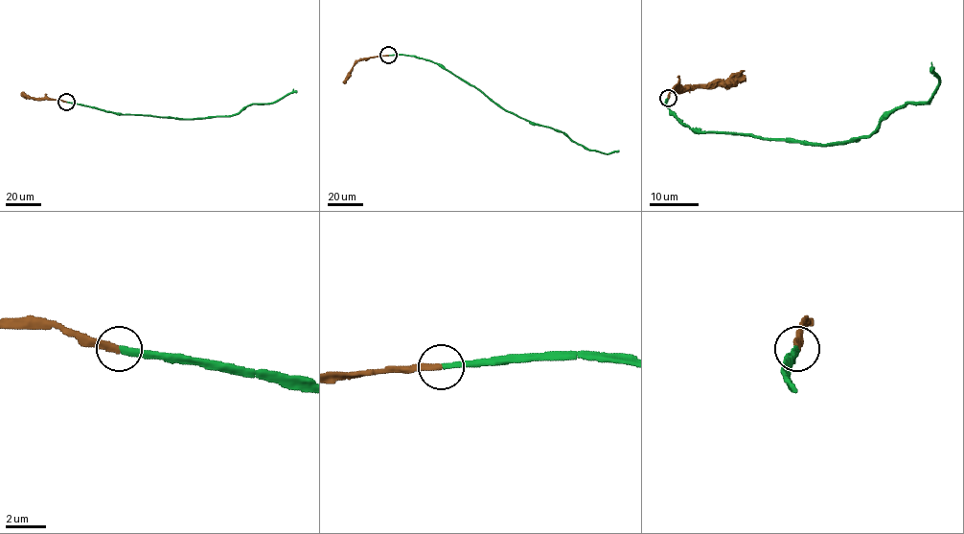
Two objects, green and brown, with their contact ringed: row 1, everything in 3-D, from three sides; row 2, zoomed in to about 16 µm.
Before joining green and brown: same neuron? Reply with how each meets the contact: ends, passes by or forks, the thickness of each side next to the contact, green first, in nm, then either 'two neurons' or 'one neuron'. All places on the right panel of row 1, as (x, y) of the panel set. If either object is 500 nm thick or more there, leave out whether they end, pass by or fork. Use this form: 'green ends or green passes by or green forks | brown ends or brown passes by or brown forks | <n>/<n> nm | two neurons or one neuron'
green ends | brown ends | 280/320 nm | one neuron

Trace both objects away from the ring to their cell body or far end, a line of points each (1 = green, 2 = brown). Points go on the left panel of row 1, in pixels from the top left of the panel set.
1: (66, 102), (124, 114), (198, 119), (229, 116), (252, 104), (274, 103), (296, 91)
2: (66, 102), (30, 98), (22, 92)

